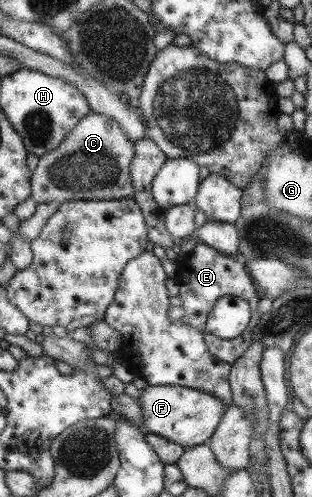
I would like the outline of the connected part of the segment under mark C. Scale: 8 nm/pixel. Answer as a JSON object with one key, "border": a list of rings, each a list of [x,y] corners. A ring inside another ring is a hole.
{"border":[[[91,111],[69,131],[60,146],[39,158],[33,170],[31,198],[37,204],[130,198],[133,186],[129,165],[136,153],[133,142],[114,119]]]}

